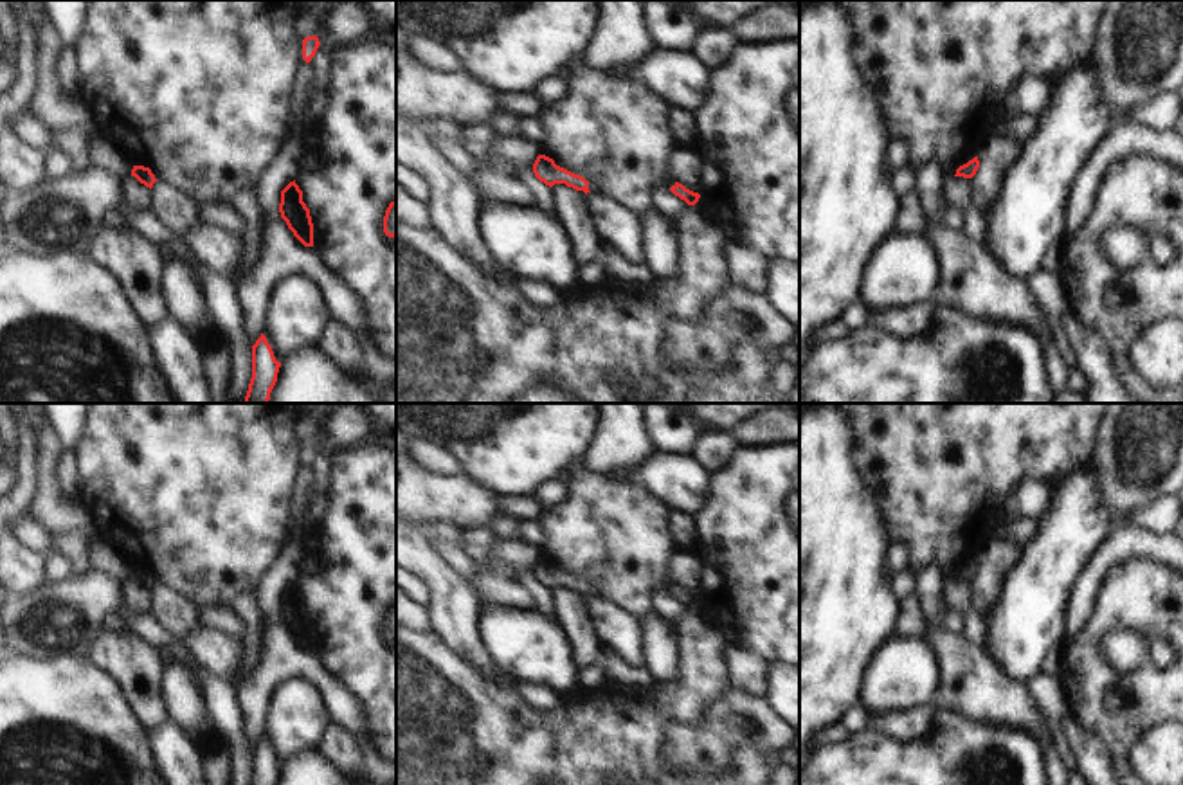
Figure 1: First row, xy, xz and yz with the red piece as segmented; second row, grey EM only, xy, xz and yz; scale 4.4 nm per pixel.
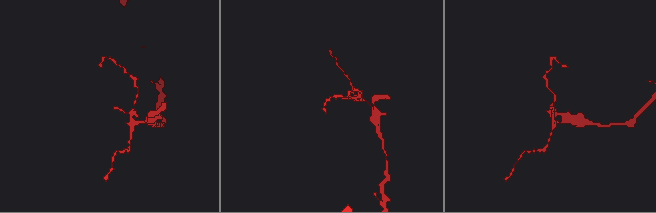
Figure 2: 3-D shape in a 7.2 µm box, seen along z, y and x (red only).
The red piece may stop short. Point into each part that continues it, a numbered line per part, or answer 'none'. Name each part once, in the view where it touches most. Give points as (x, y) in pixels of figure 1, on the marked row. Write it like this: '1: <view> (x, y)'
none

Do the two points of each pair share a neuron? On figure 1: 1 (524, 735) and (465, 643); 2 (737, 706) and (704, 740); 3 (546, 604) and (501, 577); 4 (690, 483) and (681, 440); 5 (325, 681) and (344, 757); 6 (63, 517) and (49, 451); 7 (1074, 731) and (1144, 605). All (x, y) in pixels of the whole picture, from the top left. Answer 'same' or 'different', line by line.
1: different
2: same
3: same
4: different
5: different
6: same
7: different

